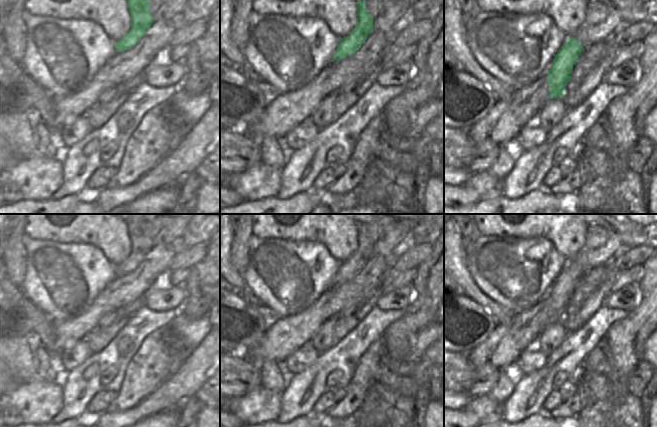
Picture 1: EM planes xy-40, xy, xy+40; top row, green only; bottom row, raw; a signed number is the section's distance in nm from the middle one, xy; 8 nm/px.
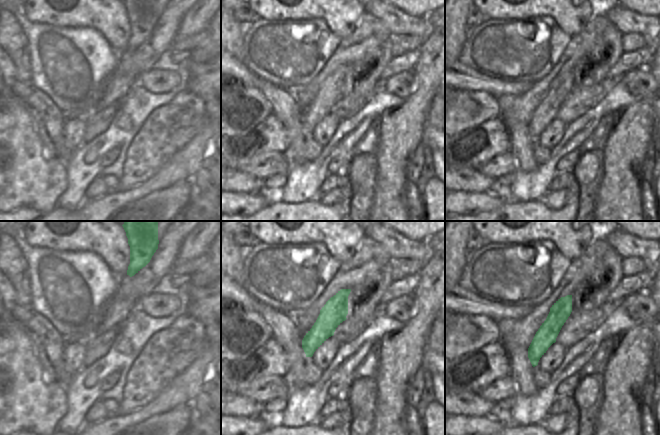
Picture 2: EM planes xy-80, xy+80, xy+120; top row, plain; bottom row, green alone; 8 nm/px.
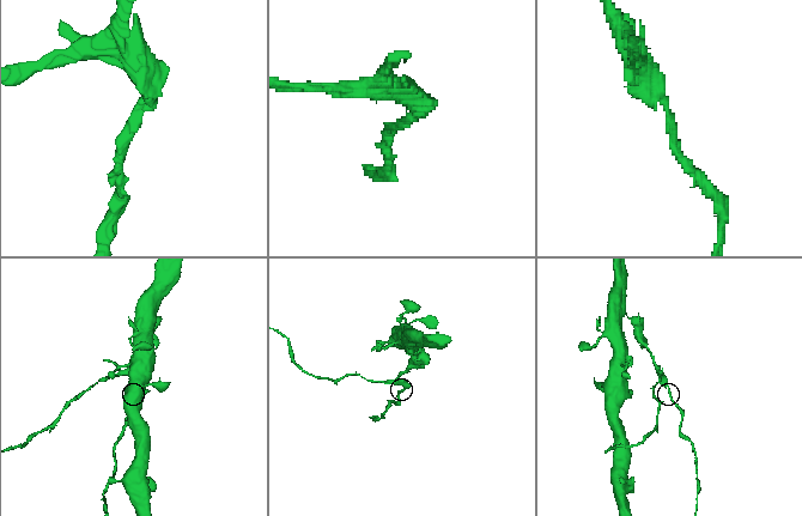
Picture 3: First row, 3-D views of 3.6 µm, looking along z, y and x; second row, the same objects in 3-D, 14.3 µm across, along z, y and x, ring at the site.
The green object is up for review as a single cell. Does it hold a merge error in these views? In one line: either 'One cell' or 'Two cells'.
Two cells

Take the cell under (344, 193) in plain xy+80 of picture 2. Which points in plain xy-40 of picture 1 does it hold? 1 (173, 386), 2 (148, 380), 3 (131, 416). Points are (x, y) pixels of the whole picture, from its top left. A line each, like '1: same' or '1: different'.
1: different
2: same
3: different

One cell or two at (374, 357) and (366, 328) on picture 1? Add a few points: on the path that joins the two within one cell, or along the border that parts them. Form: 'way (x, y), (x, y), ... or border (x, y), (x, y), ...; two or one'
border (380, 337), (363, 353), (357, 364); two

